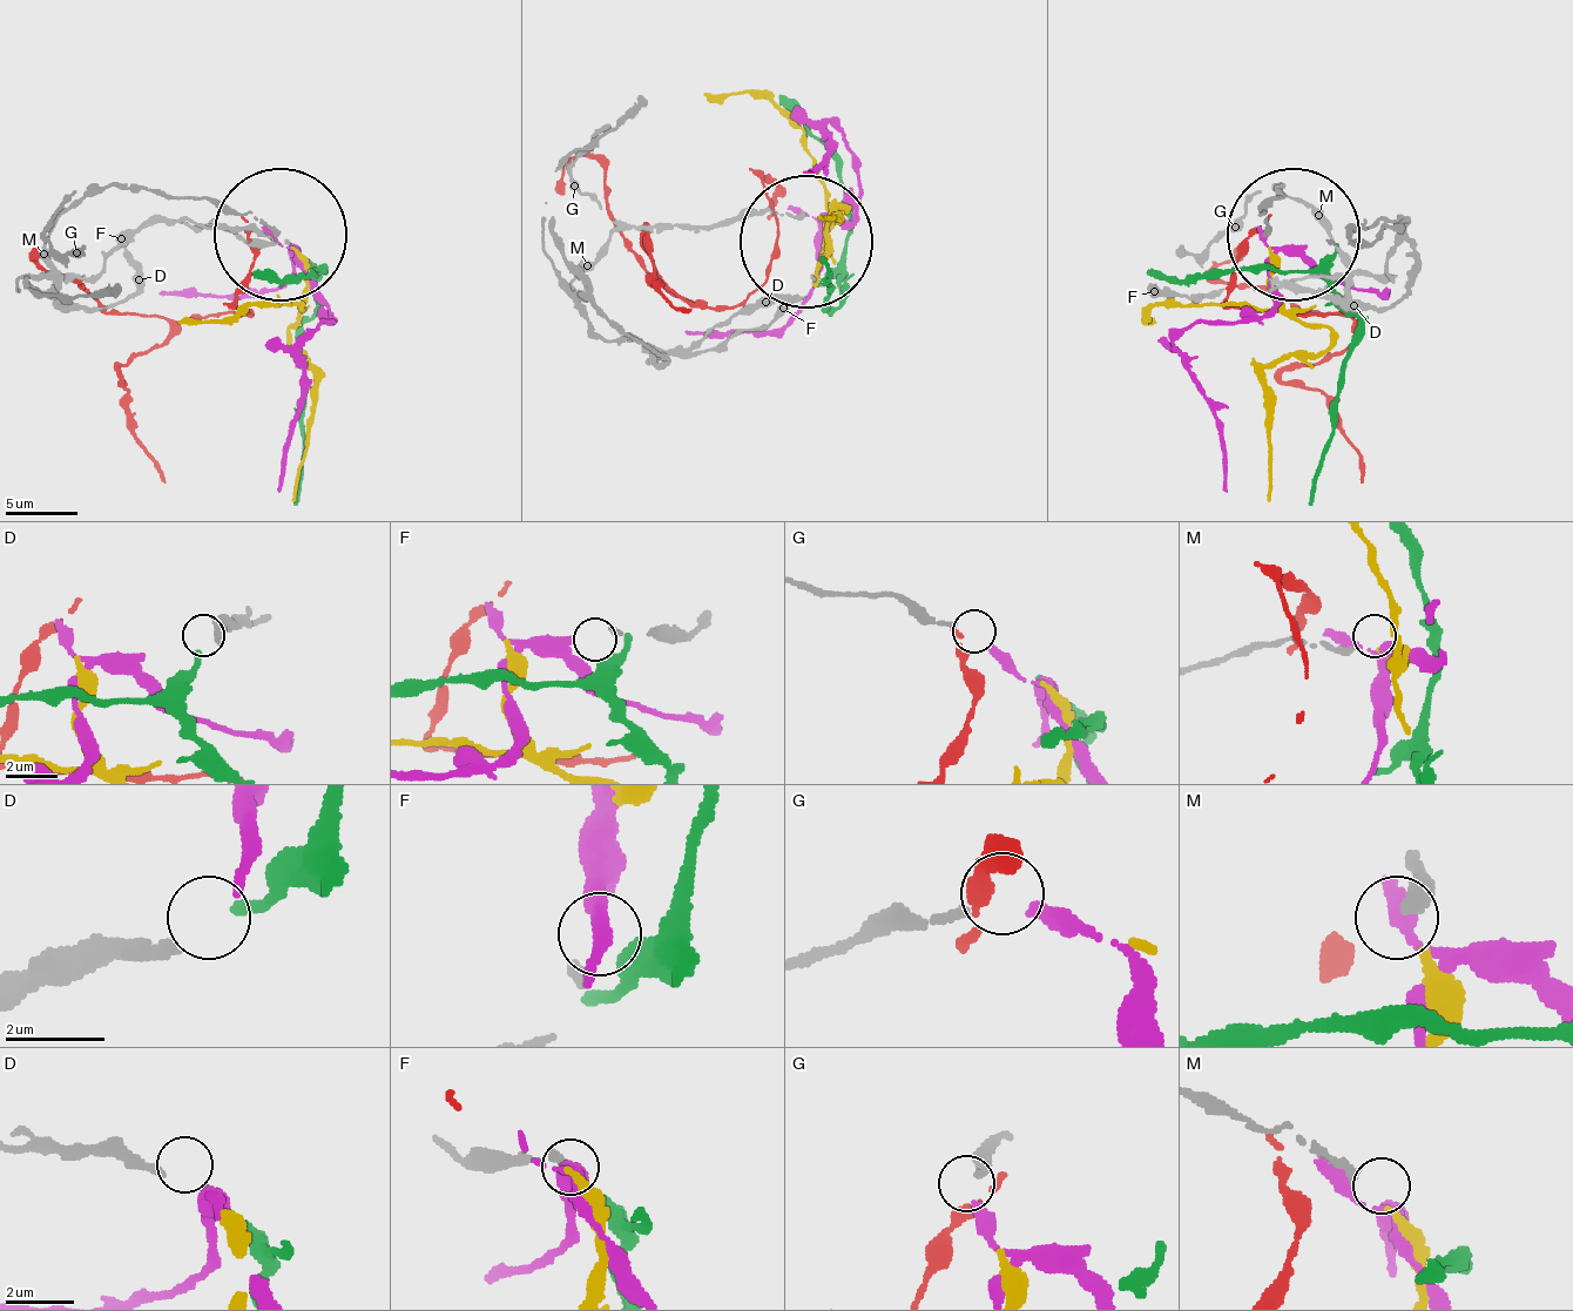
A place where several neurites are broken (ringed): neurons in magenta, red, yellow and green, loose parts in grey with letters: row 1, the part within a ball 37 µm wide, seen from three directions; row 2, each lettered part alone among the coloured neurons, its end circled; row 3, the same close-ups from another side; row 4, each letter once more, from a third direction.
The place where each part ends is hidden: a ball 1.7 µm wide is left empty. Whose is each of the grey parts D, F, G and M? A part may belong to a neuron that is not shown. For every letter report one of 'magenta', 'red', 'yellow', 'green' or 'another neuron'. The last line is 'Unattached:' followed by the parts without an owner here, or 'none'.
D: green
F: magenta
G: another neuron
M: yellow
Unattached: G

